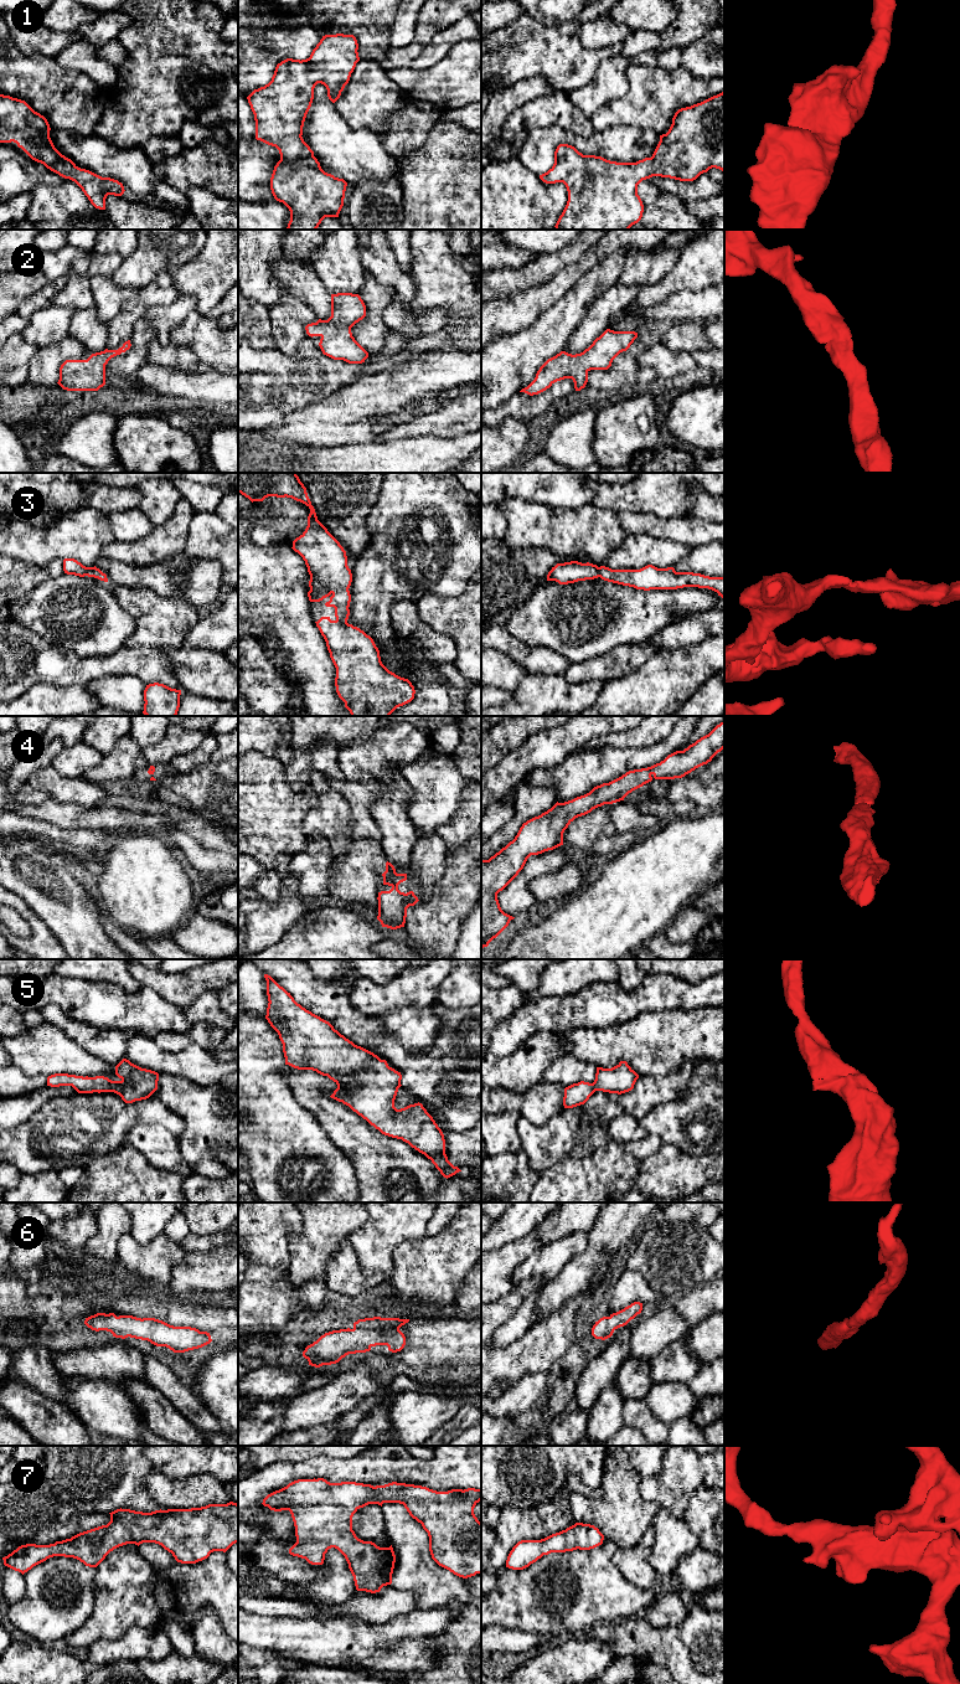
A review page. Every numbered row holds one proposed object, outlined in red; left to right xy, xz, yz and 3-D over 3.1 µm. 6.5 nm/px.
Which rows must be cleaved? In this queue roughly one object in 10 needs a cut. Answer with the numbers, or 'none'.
none

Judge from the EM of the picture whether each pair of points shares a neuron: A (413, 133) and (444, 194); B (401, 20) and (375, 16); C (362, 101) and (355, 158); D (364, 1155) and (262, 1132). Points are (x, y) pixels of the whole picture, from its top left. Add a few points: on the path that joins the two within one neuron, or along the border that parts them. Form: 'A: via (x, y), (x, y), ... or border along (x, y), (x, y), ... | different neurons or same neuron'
A: border along (434, 119), (424, 142), (409, 149), (398, 164) | different neurons
B: border along (396, 13), (390, 30), (388, 47) | different neurons
C: border along (336, 109), (350, 127), (368, 128), (378, 134) | different neurons
D: border along (323, 1127), (329, 1138), (342, 1152) | different neurons

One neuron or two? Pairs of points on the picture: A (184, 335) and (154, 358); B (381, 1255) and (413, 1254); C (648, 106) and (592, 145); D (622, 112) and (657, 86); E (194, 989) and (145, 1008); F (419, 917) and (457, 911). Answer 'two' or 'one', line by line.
A: two
B: two
C: two
D: one
E: two
F: one

